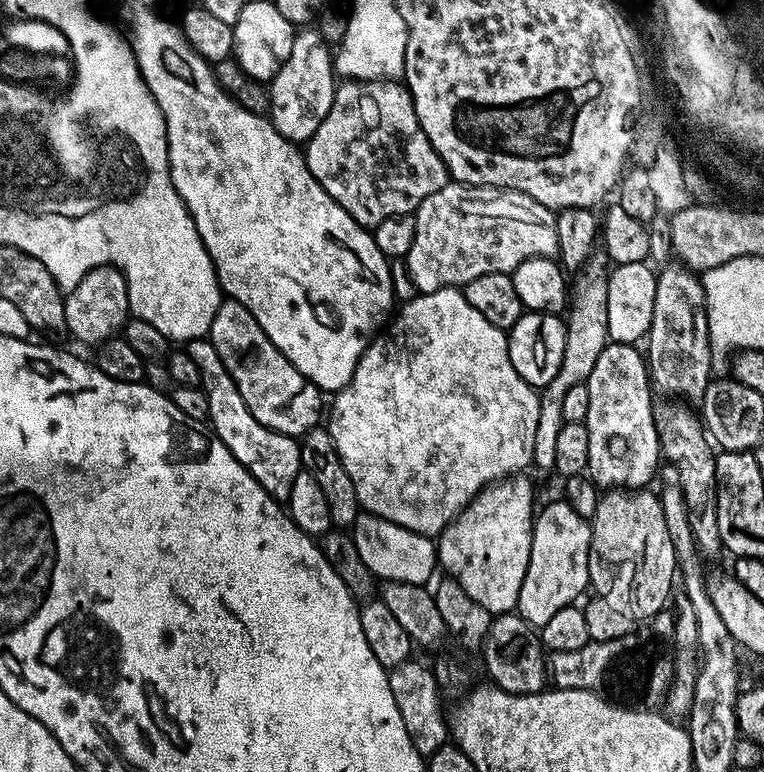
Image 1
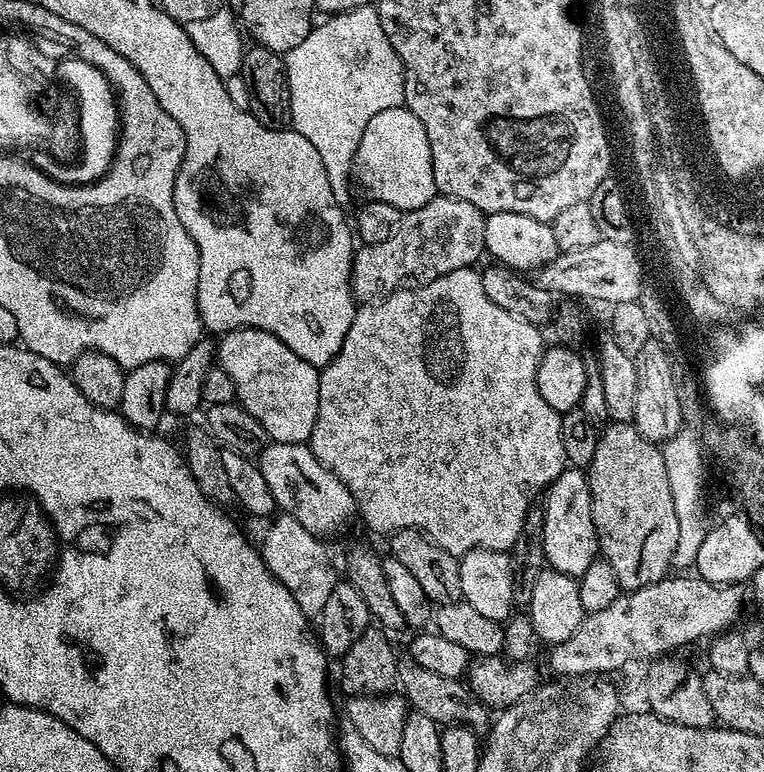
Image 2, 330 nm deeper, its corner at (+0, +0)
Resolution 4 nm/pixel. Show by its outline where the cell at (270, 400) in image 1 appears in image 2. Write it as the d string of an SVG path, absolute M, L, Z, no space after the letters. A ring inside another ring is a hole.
M239 328L223 333L216 345L216 360L222 370L234 382L236 400L264 428L265 437L278 443L300 443L311 441L314 422L318 418L318 386L320 372L310 362L298 358L286 342L278 342L274 334L257 328Z

